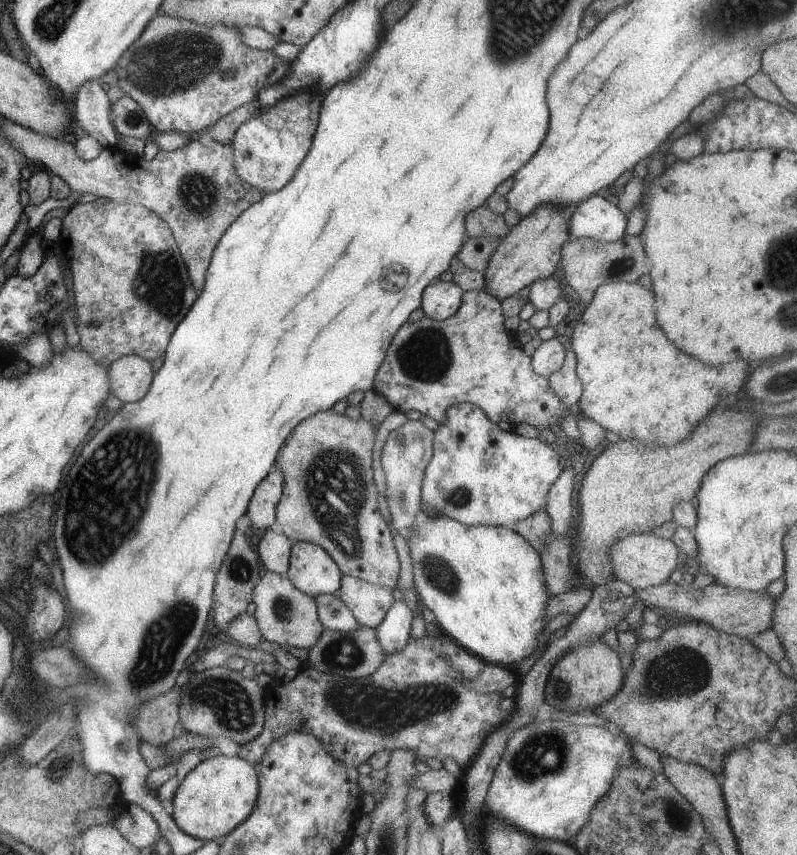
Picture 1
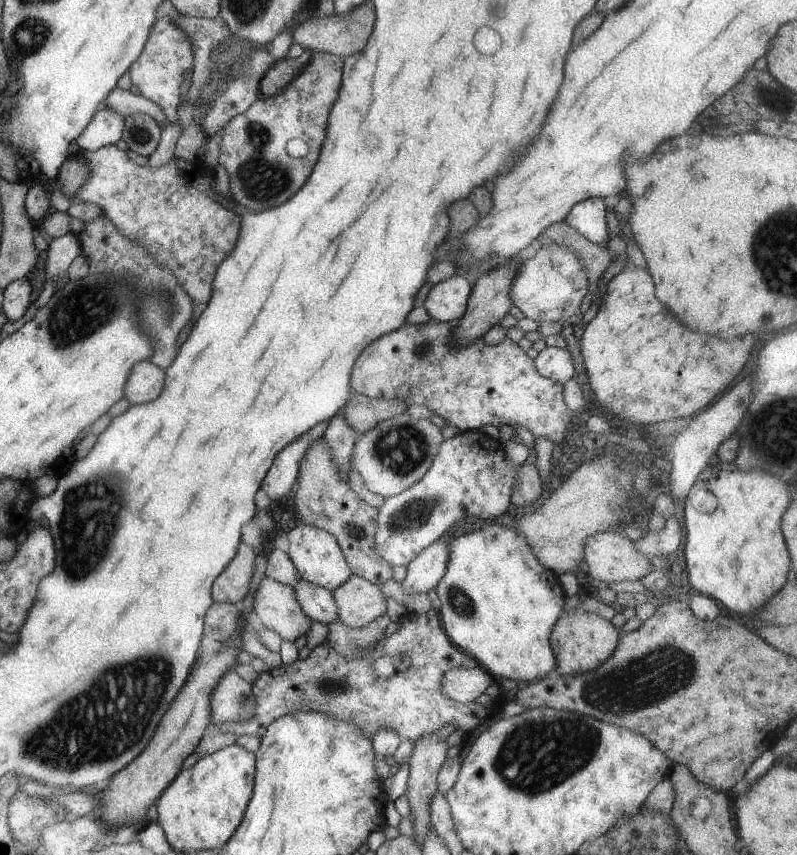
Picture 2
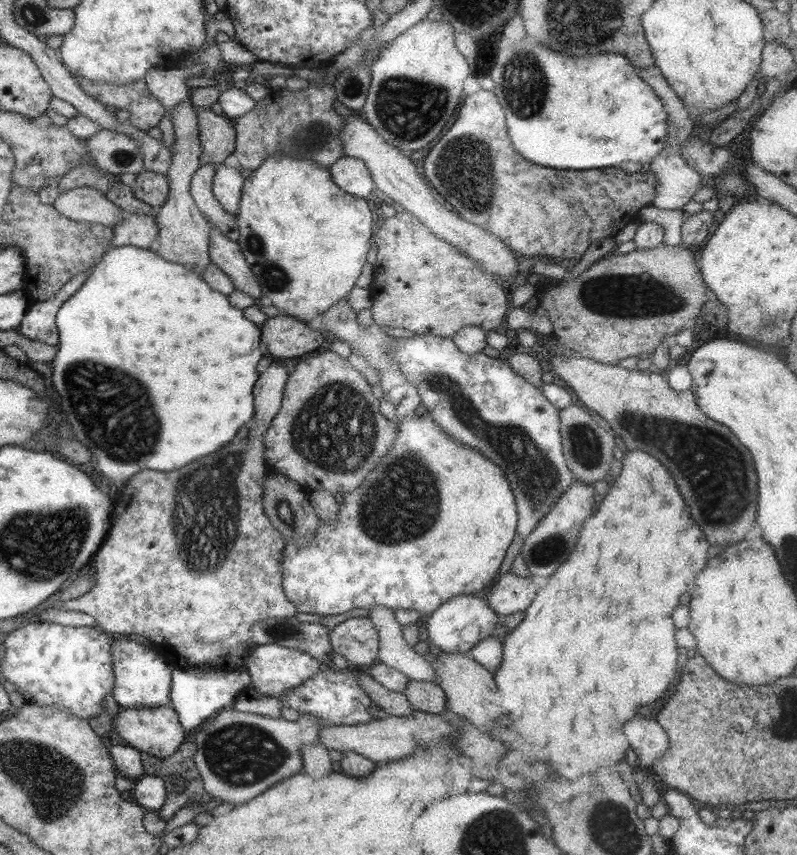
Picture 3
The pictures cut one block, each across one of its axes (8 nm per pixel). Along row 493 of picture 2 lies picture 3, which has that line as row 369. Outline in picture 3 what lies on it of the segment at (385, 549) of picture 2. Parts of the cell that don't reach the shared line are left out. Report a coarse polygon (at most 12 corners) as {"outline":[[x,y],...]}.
{"outline":[[391,338],[427,415],[501,468],[525,538],[577,482],[507,361]]}

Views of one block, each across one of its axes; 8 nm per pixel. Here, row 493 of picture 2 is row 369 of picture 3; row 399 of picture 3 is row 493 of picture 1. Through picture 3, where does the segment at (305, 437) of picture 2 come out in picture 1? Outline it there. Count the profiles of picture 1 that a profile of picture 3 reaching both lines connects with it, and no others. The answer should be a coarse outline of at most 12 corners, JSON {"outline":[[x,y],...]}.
{"outline":[[271,470],[250,498],[251,528],[274,527],[283,488],[281,470]]}

